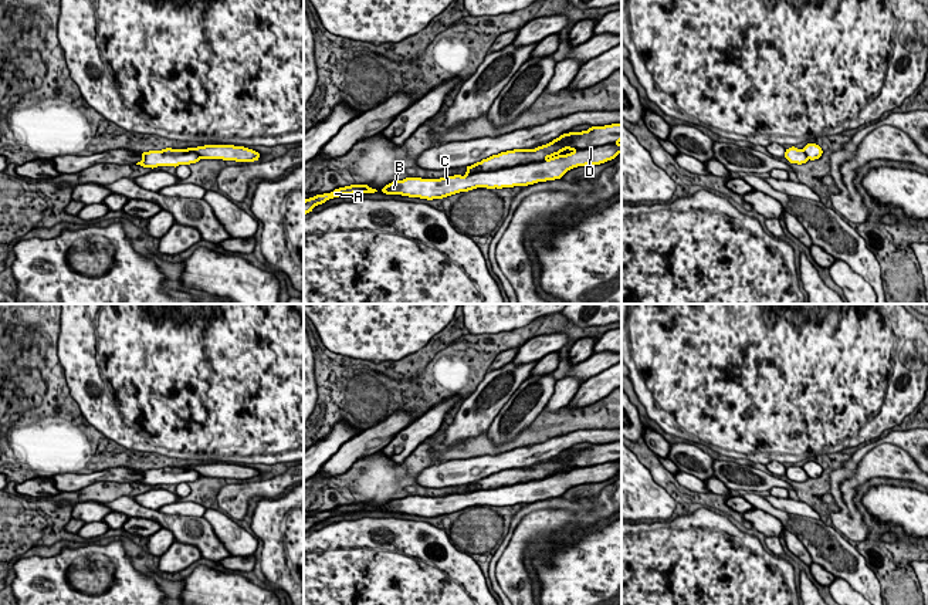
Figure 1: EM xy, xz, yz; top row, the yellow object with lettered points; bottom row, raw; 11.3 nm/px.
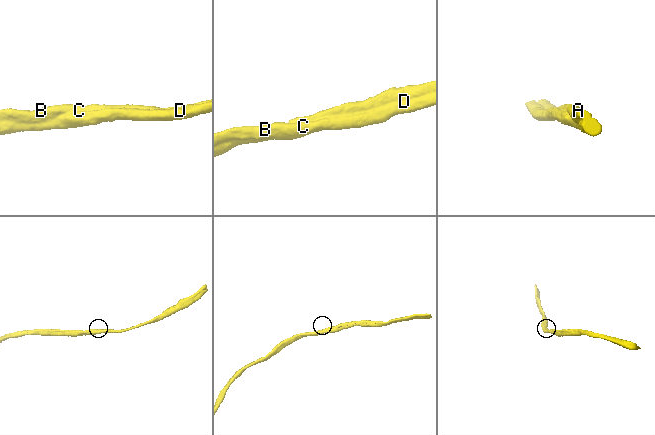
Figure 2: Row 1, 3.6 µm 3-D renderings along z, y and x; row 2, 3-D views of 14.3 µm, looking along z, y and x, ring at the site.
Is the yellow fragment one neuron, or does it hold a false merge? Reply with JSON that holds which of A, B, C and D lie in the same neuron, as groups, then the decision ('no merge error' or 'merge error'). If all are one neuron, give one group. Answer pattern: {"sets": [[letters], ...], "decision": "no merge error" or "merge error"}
{"sets": [["A", "B", "C"], ["D"]], "decision": "merge error"}

